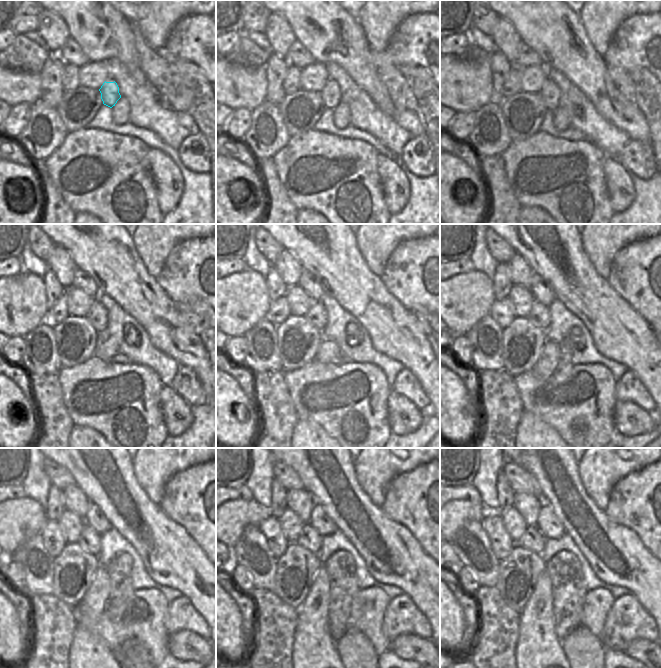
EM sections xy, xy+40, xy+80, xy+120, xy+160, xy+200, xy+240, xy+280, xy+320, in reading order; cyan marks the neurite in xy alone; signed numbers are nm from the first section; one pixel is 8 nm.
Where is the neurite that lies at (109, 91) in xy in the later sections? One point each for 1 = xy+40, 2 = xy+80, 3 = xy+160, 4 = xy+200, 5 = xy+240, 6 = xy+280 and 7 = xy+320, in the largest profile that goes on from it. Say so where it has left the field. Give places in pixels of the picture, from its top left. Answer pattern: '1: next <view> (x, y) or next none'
1: next xy+40 (331, 95)
2: next xy+80 (549, 93)
3: next xy+160 (317, 315)
4: next xy+200 (539, 315)
5: next xy+240 (90, 540)
6: next xy+280 (310, 539)
7: next xy+320 (533, 540)

